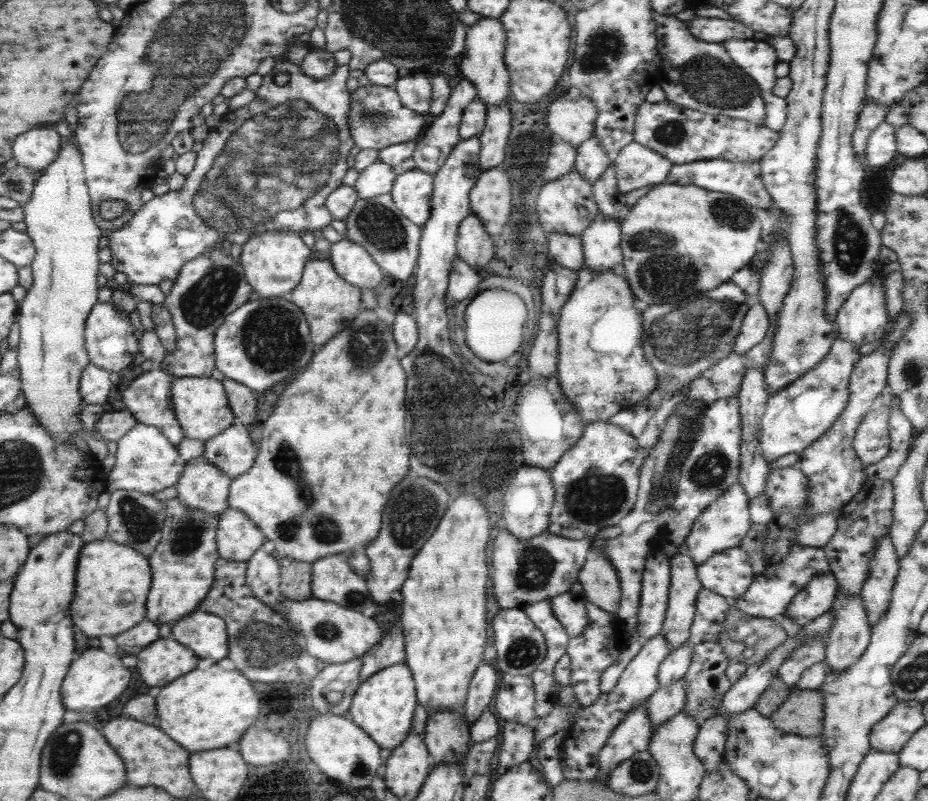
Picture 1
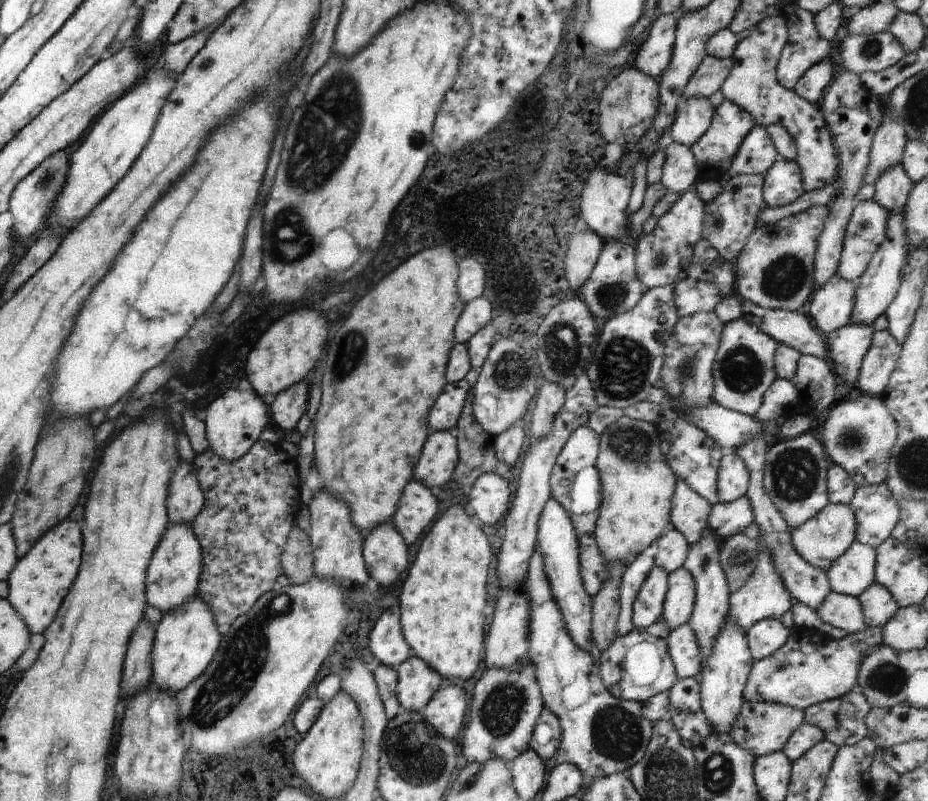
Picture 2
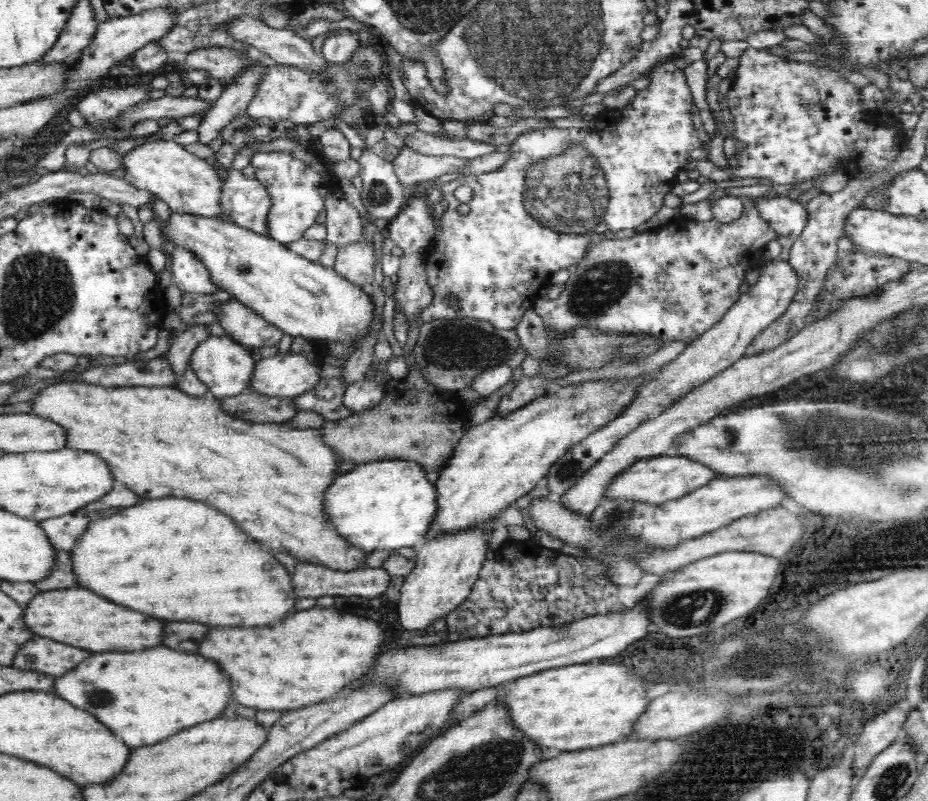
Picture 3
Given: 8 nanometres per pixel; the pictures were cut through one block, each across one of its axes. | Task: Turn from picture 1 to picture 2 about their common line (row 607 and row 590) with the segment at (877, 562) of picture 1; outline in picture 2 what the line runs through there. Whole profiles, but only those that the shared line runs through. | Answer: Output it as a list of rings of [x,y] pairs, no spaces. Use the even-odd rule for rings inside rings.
[[[875,582],[856,597],[868,627],[881,628],[895,614],[898,607],[891,594]]]

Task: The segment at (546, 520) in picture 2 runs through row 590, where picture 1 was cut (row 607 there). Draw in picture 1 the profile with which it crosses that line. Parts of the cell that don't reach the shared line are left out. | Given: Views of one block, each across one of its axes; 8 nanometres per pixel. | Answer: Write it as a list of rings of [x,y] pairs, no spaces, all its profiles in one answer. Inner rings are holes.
[[[569,590],[548,598],[551,612],[570,637],[576,637],[587,626],[587,615],[582,595]]]

